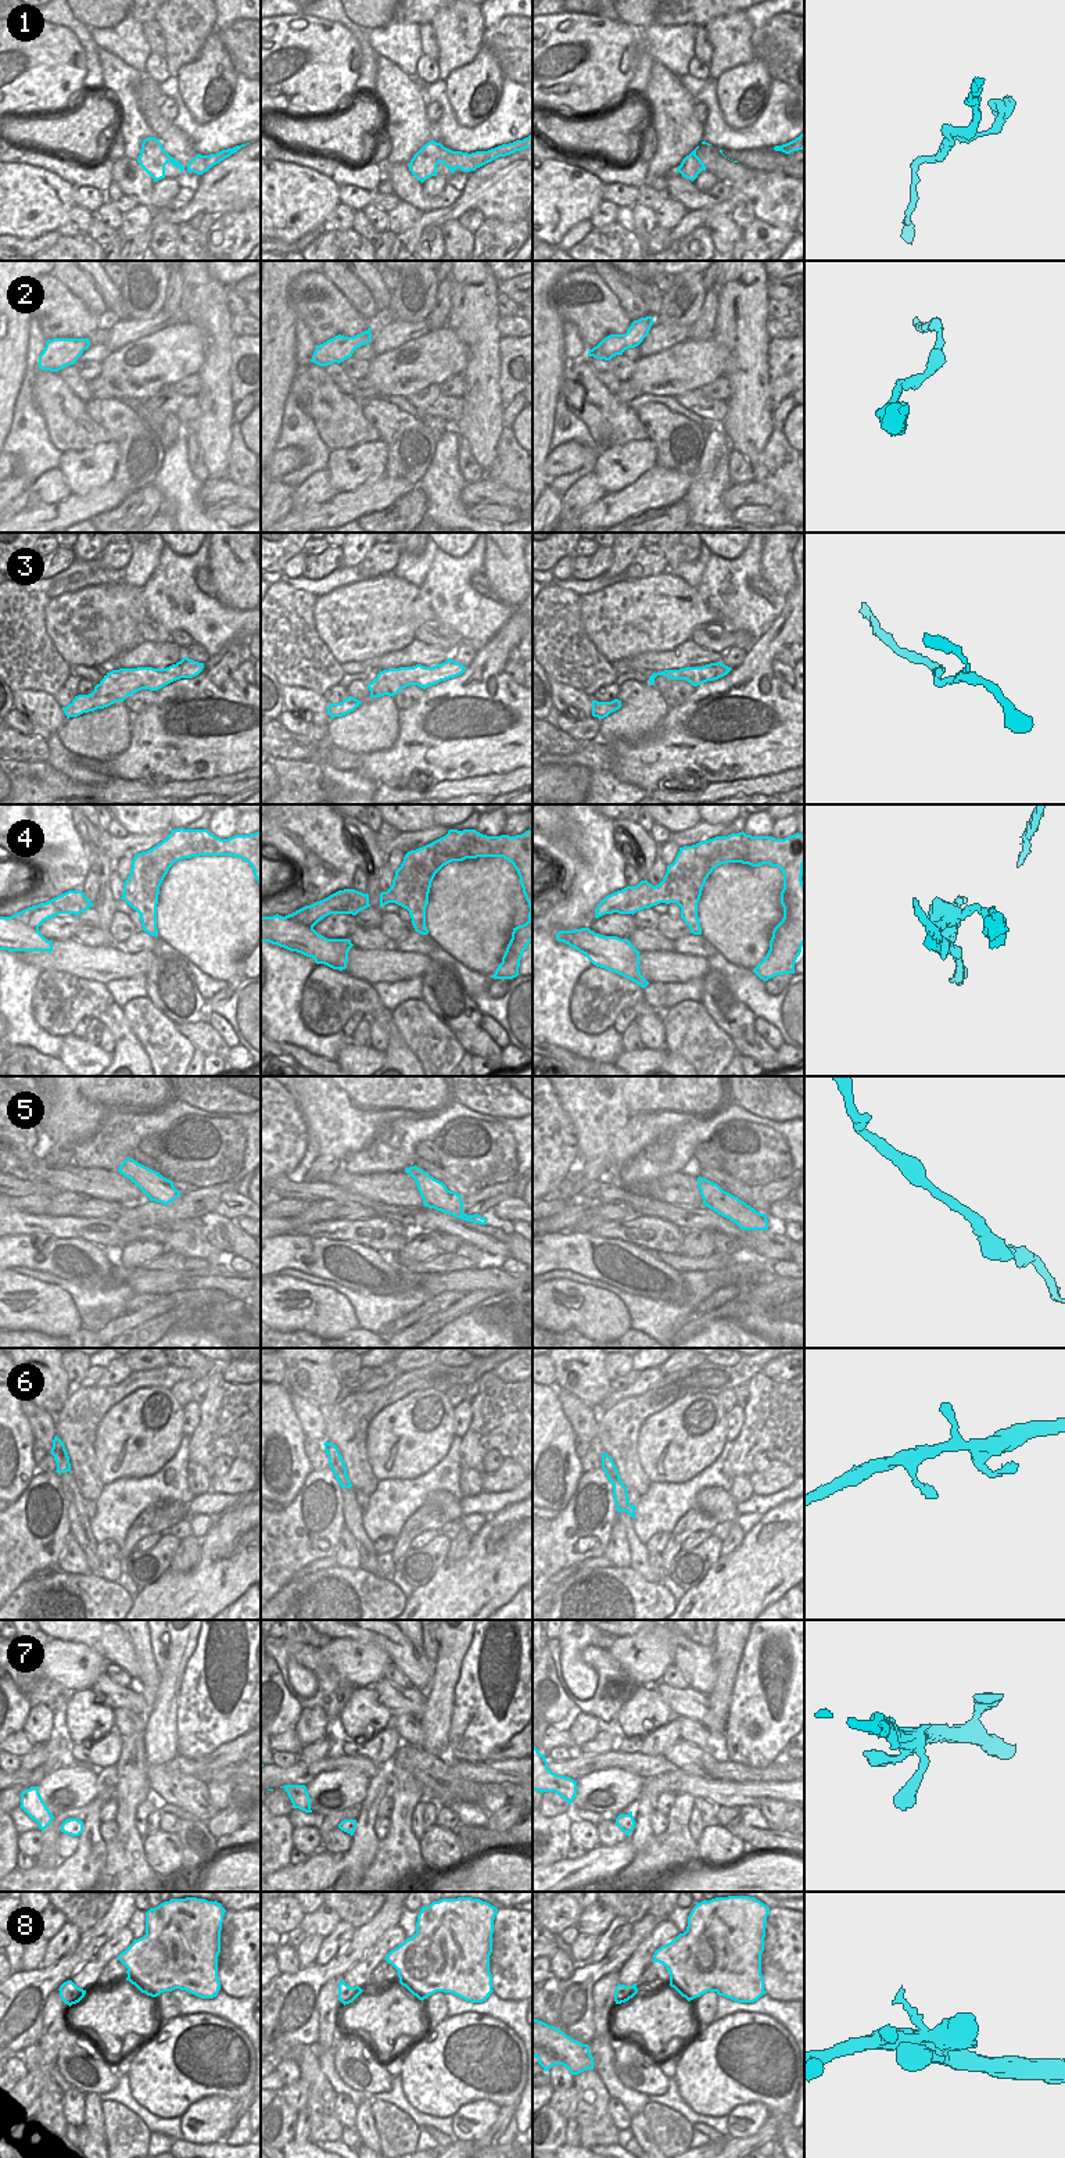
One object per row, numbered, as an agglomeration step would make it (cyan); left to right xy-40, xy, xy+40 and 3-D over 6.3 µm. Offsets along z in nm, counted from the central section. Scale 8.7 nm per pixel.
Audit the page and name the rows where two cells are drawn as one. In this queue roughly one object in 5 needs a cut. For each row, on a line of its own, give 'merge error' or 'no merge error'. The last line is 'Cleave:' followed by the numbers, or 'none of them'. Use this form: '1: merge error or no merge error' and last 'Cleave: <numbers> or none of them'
1: no merge error
2: no merge error
3: no merge error
4: merge error
5: no merge error
6: no merge error
7: no merge error
8: no merge error
Cleave: 4

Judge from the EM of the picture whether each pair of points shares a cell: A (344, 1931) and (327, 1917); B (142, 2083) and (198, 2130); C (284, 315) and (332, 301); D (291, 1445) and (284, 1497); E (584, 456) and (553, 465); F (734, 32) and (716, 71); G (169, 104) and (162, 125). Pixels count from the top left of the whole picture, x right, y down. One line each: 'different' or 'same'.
A: different
B: different
C: different
D: same
E: same
F: same
G: different

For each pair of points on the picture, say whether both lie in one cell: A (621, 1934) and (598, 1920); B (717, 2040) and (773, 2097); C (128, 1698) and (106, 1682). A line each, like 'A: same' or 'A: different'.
A: different
B: same
C: same

